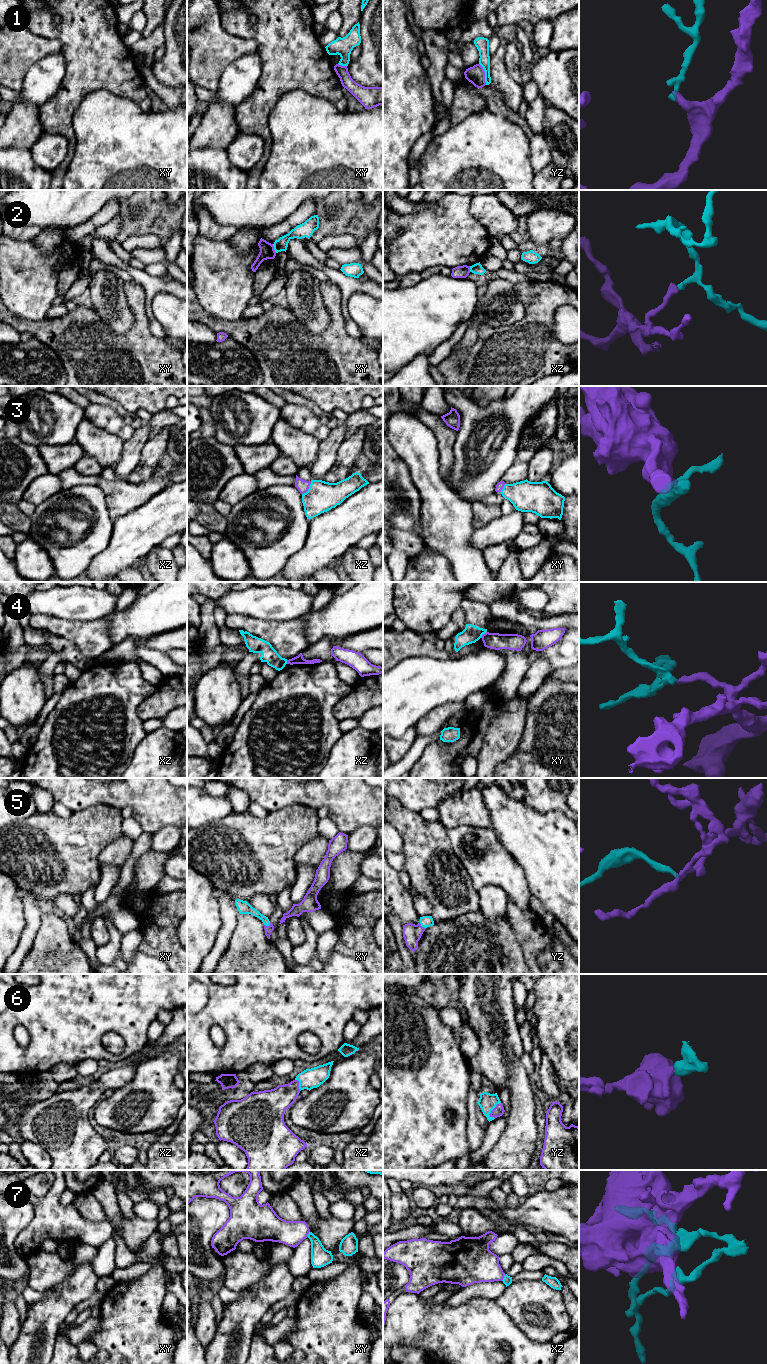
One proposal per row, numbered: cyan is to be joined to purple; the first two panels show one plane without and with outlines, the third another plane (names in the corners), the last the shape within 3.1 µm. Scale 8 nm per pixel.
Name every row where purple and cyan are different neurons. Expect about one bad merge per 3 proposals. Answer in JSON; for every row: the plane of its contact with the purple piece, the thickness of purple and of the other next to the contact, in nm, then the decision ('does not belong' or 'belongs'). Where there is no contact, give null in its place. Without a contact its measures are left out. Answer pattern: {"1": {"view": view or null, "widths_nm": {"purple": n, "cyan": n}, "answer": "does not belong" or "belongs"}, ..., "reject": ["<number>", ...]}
{"1": {"view": "yz", "widths_nm": {"purple": 140, "cyan": 110}, "answer": "does not belong"}, "2": {"view": "xy", "widths_nm": {"purple": 120, "cyan": 110}, "answer": "does not belong"}, "3": {"view": "xz", "widths_nm": {"purple": 90, "cyan": 240}, "answer": "belongs"}, "4": {"view": "xy", "widths_nm": {"purple": 130, "cyan": 140}, "answer": "does not belong"}, "5": {"view": "yz", "widths_nm": {"purple": 150, "cyan": 100}, "answer": "belongs"}, "6": {"view": "yz", "widths_nm": {"purple": 90, "cyan": 140}, "answer": "belongs"}, "7": {"view": "xz", "widths_nm": {"purple": 300, "cyan": 80}, "answer": "does not belong"}, "reject": ["1", "2", "4", "7"]}

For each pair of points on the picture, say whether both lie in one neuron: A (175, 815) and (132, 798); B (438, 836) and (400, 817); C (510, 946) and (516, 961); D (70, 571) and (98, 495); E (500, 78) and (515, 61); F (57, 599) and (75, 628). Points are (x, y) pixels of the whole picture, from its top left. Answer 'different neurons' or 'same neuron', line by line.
A: same neuron
B: same neuron
C: same neuron
D: same neuron
E: different neurons
F: different neurons

